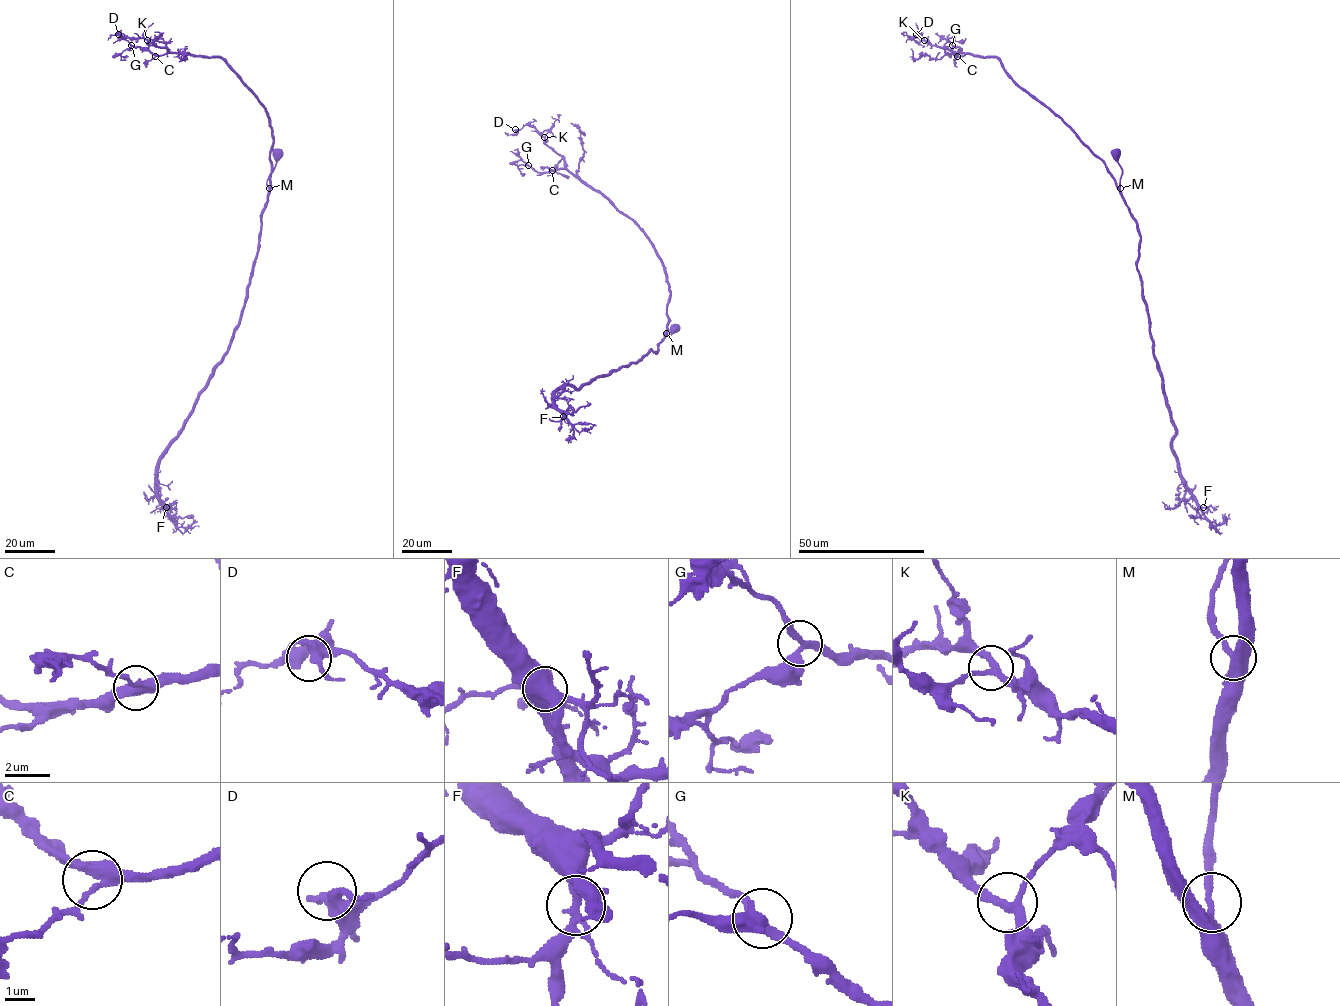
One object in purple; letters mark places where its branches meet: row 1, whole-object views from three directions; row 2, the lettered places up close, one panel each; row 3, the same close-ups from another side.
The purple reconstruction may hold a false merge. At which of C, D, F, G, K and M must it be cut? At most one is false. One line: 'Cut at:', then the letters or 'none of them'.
Cut at: none of them

